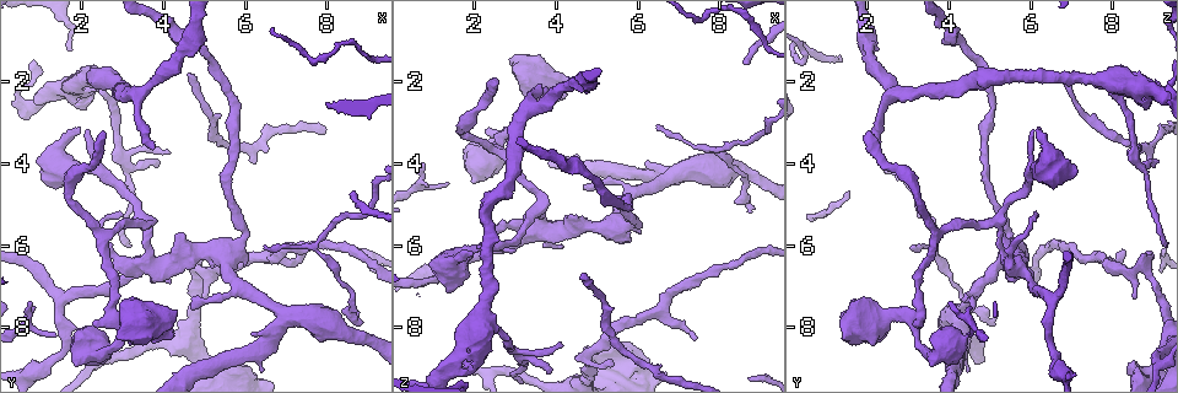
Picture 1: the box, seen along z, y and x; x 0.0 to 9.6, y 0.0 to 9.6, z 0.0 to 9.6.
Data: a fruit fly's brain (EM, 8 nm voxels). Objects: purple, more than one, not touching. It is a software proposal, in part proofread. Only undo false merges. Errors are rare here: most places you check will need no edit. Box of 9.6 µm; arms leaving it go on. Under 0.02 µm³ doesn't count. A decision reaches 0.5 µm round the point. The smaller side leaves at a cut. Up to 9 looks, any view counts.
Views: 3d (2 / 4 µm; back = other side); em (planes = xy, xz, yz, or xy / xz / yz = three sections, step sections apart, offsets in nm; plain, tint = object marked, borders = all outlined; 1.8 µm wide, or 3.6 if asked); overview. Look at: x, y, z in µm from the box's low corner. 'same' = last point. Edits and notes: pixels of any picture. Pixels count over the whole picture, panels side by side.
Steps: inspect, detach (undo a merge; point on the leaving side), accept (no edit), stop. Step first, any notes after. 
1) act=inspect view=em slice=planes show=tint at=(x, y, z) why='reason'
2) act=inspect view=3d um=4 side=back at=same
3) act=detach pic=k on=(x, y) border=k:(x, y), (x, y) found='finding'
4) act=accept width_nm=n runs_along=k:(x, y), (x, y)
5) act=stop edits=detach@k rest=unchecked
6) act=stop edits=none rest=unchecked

act=inspect view=em slice=planes show=tint at=(2.20, 1.85, 8.15) why='sudden change in width'

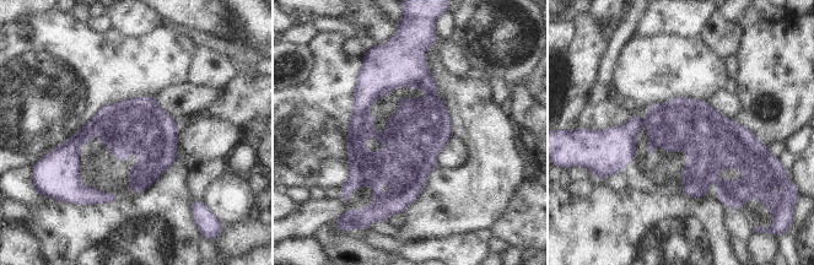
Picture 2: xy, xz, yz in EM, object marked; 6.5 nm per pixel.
act=accept runs_along=2:(612, 141), (664, 120), (758, 149) found='continuous, no second cell'

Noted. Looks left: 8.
act=inspect view=3d um=4 at=(7.70, 6.15, 3.70) why='abrupt turn'

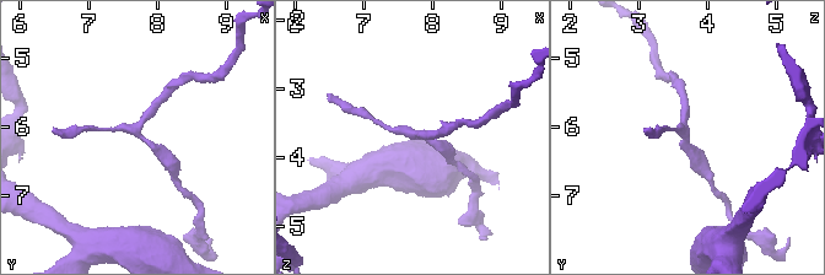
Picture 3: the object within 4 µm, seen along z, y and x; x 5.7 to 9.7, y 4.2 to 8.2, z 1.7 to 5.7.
act=inspect view=em slice=planes show=tint at=(7.75, 6.10, 3.70) why='now the EM'

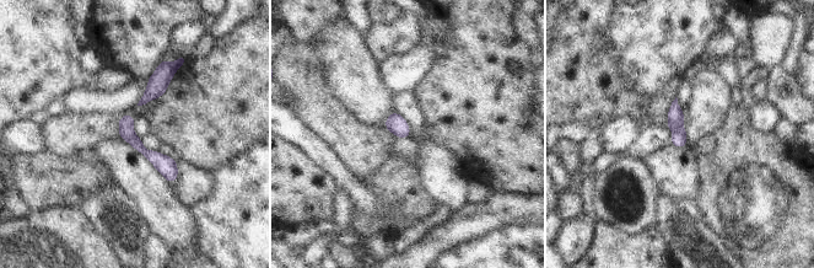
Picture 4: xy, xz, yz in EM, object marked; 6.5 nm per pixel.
act=accept width_nm=100 runs_along=4:(123, 118), (125, 132), (171, 180) found='one cell here'

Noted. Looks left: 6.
act=inspect view=3d um=4 at=(3.65, 6.35, 5.50) why='looks like a crossing'

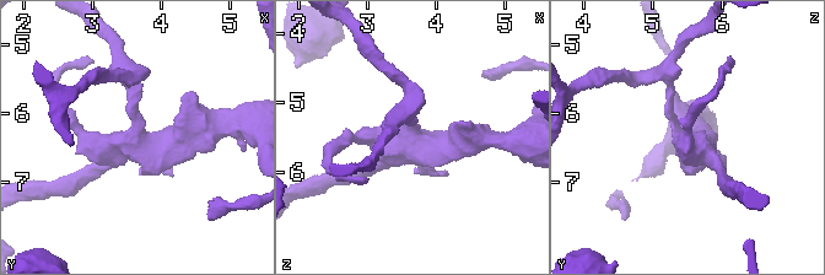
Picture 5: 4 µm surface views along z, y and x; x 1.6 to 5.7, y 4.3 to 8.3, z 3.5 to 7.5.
act=inspect view=em slice=planes show=tint at=(3.65, 6.35, 5.45) why='shape alone is not enough'

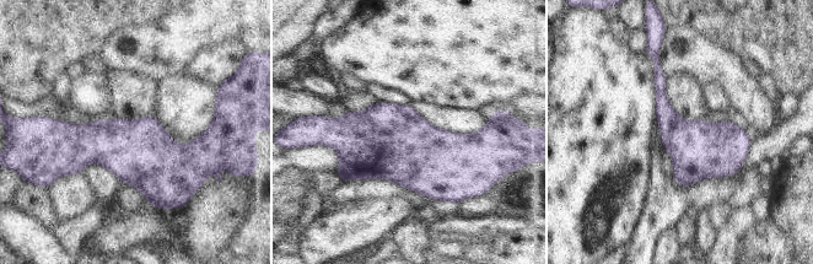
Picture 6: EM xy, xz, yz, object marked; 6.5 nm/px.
act=accept found='all the same cell'

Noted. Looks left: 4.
act=inspect view=em slice=planes show=tint at=(4.75, 6.55, 8.75) why='sharp bend'

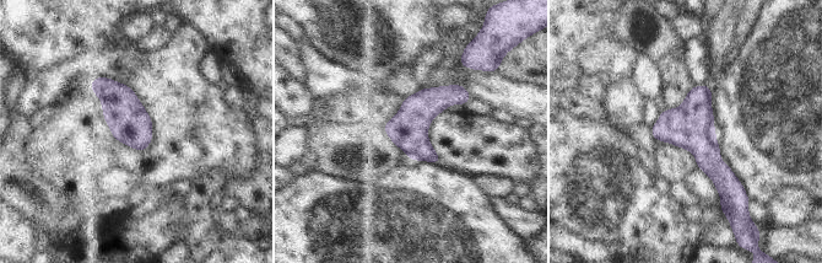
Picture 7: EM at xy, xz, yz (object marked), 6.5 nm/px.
act=accept found='all the same cell'

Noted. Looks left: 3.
act=stop edits=none rest=unchecked

